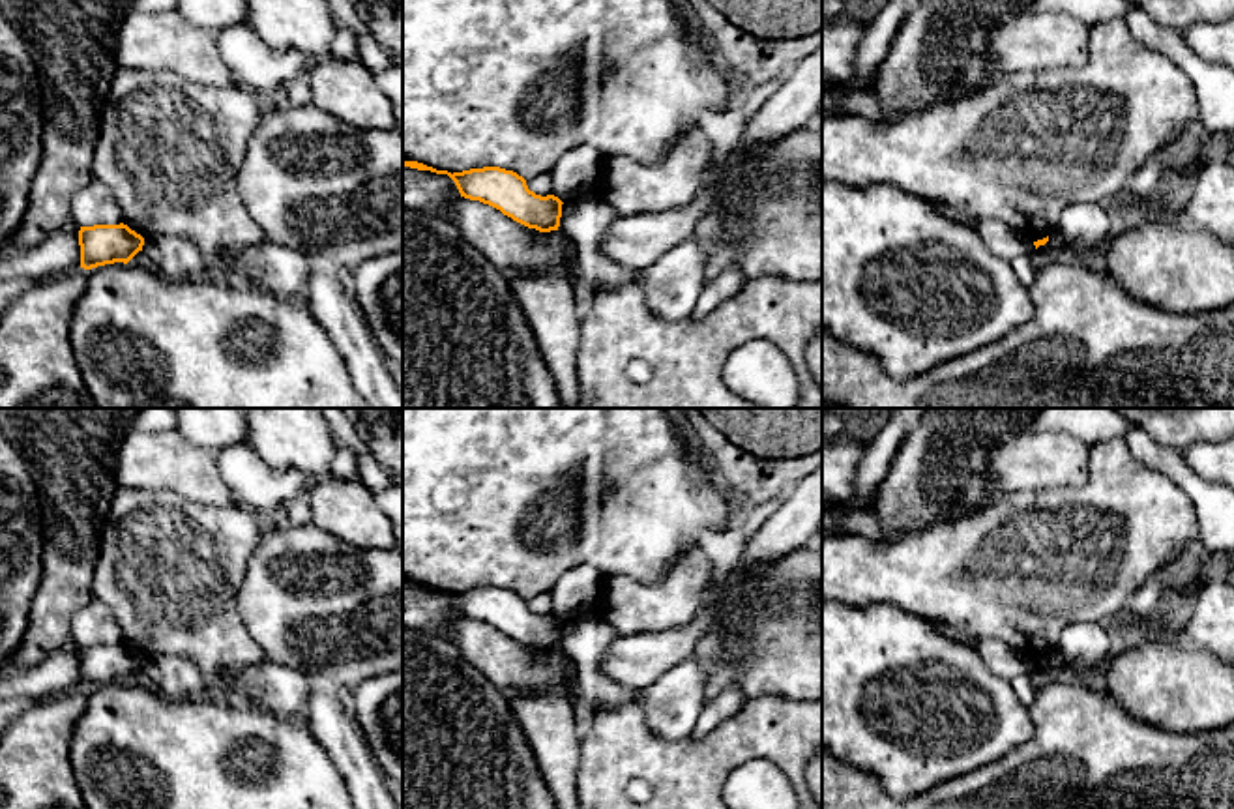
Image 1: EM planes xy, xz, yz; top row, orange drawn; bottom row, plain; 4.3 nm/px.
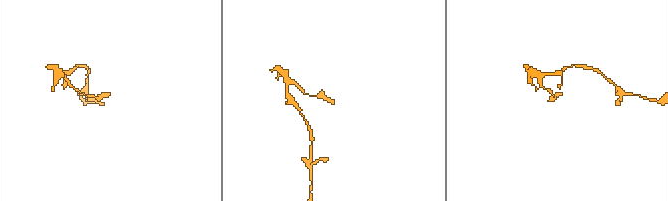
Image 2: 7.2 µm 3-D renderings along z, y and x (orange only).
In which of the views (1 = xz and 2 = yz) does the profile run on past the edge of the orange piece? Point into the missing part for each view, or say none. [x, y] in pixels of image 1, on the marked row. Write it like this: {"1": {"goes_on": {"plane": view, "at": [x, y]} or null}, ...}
{"1": {"goes_on": null}, "2": {"goes_on": null}}

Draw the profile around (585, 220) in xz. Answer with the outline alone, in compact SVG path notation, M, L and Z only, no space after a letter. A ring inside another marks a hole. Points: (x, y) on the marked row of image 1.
M579 195L562 204L558 230L571 245L580 294L624 287L639 273L601 249L607 228L618 219L618 212L594 195Z

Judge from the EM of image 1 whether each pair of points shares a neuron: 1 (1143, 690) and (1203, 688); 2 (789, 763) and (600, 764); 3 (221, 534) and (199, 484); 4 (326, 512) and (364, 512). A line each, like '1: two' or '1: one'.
1: one
2: one
3: two
4: one

